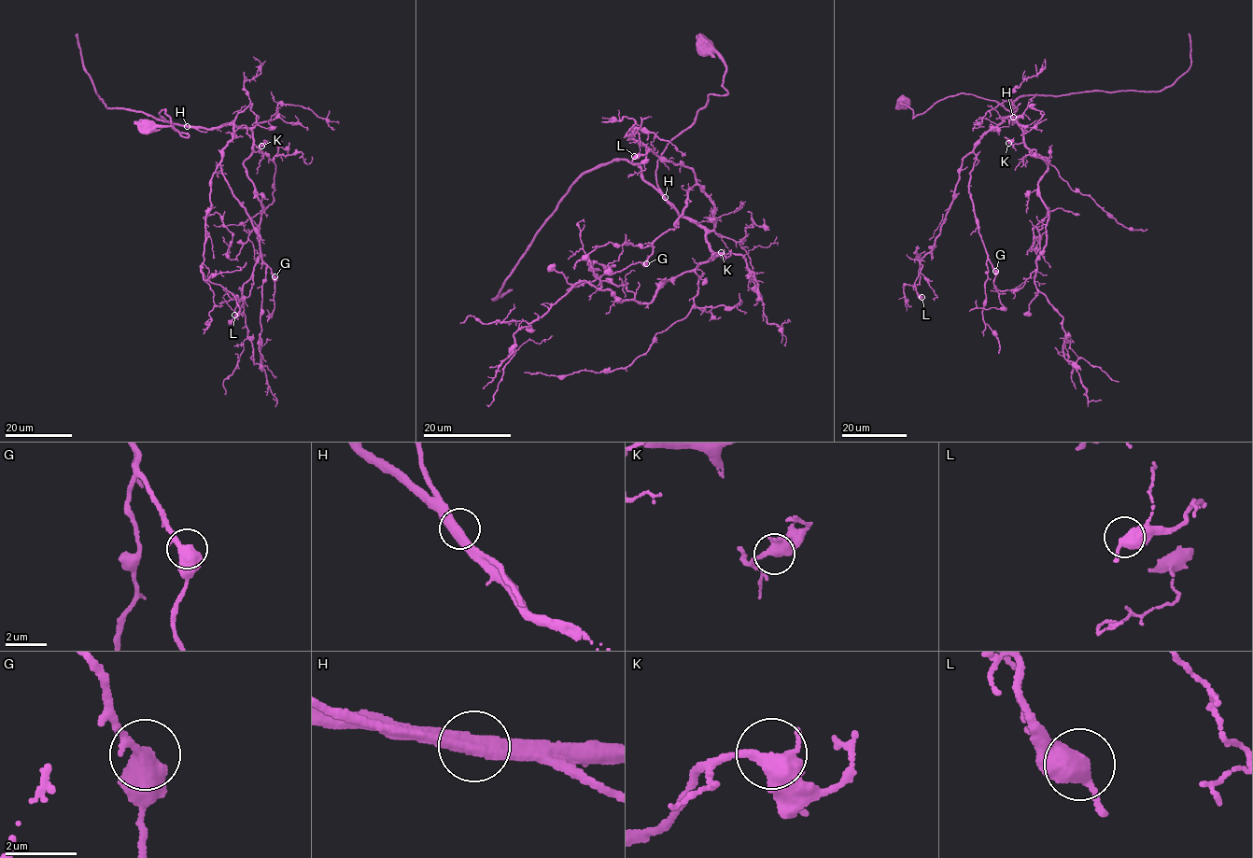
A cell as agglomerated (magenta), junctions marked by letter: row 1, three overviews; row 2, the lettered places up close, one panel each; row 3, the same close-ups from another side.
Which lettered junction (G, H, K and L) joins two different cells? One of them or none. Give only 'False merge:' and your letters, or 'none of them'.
False merge: none of them

